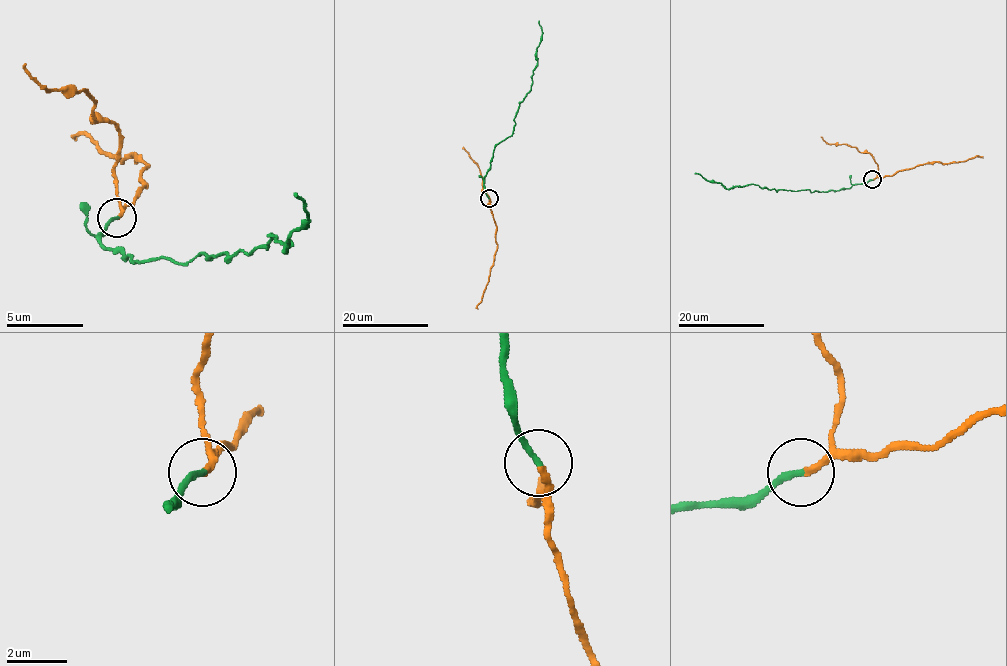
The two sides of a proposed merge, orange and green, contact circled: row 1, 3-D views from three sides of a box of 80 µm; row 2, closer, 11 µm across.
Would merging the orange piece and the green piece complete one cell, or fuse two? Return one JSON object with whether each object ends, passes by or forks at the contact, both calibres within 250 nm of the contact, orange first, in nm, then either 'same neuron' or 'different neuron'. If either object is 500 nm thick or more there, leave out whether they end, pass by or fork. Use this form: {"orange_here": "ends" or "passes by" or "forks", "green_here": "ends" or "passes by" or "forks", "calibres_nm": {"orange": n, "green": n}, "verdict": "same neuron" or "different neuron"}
{"orange_here": "ends", "green_here": "ends", "calibres_nm": {"orange": 220, "green": 200}, "verdict": "same neuron"}

